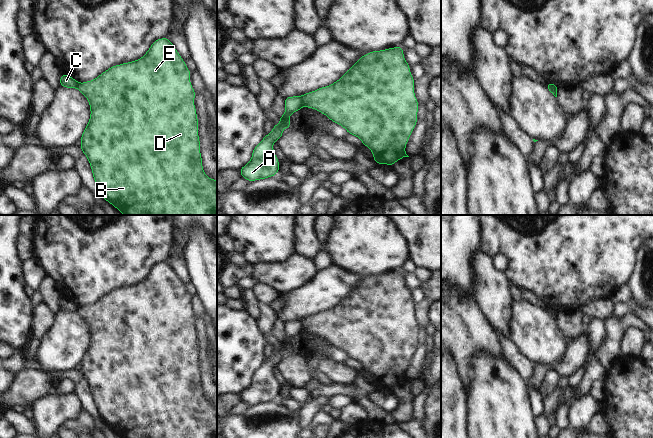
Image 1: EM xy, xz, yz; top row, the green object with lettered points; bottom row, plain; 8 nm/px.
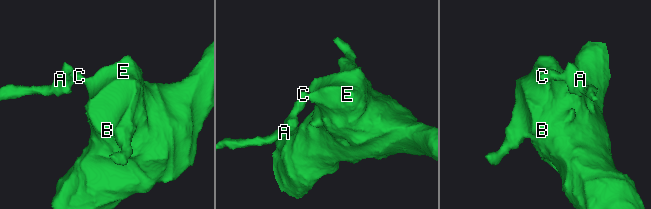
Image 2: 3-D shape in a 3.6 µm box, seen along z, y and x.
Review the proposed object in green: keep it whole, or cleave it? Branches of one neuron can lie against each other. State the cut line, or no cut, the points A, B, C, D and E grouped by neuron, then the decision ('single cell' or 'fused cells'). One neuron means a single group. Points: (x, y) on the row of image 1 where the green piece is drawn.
xz (300, 97), (303, 104) | A C / B D E | fused cells

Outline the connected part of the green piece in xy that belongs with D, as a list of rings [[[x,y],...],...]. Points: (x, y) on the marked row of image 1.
[[[165,37],[154,41],[142,58],[113,66],[92,81],[78,83],[77,88],[88,99],[91,110],[90,120],[80,139],[80,149],[89,160],[100,195],[124,215],[217,215],[217,180],[207,177],[202,168],[198,119],[194,106],[196,92],[190,84],[191,73],[173,44]]]

